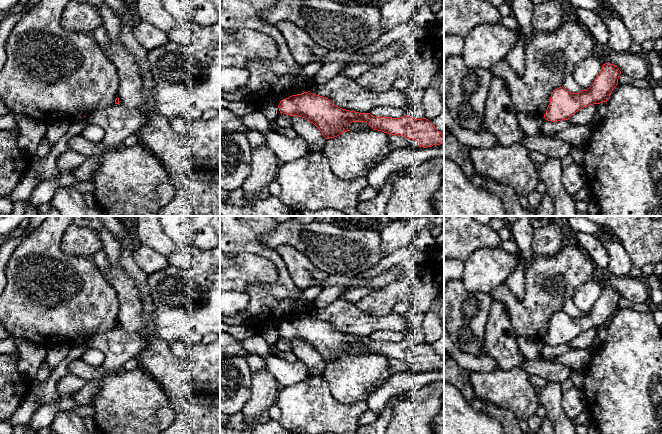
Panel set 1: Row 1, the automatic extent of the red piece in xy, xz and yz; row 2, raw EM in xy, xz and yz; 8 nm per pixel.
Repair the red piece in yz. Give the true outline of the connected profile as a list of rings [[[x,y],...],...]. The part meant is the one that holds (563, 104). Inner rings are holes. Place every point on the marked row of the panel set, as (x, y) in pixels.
[[[605,63],[587,90],[571,93],[563,86],[553,90],[544,118],[551,122],[568,120],[584,107],[607,102],[618,84],[620,74],[617,66]]]

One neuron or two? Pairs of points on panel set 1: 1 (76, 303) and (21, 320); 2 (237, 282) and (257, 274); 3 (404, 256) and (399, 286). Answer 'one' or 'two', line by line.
1: one
2: one
3: two

